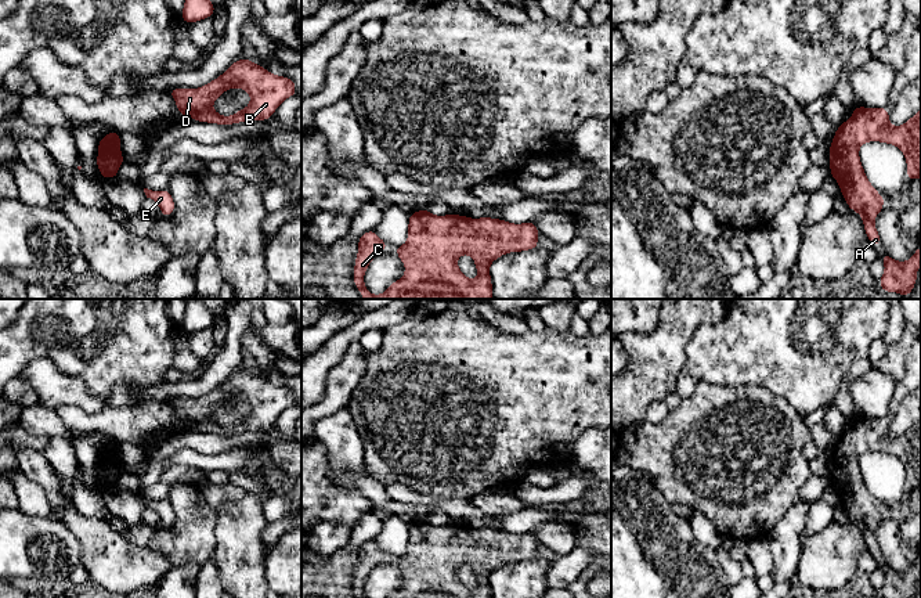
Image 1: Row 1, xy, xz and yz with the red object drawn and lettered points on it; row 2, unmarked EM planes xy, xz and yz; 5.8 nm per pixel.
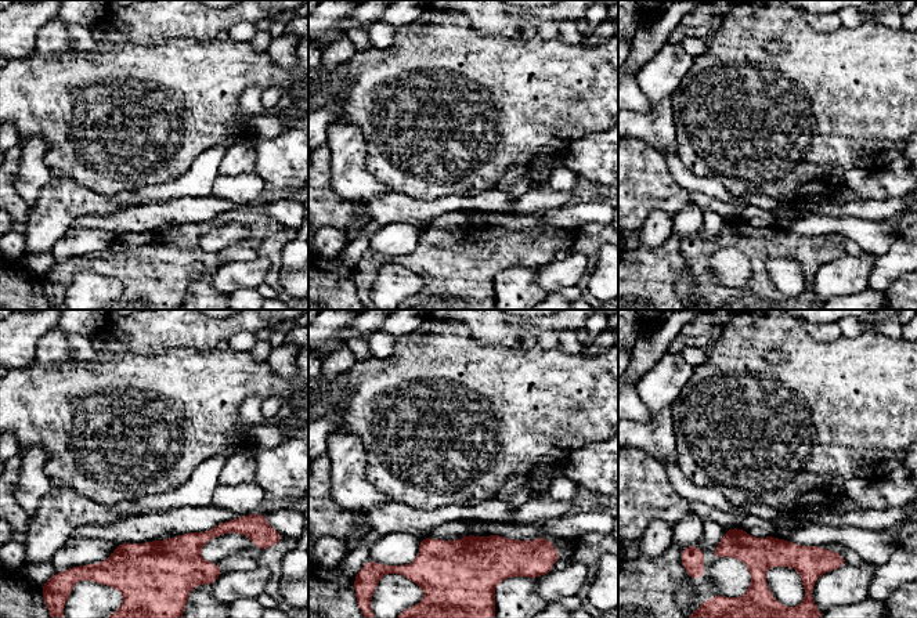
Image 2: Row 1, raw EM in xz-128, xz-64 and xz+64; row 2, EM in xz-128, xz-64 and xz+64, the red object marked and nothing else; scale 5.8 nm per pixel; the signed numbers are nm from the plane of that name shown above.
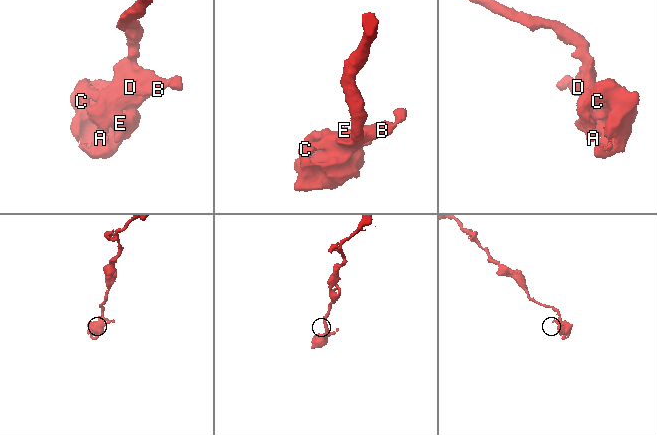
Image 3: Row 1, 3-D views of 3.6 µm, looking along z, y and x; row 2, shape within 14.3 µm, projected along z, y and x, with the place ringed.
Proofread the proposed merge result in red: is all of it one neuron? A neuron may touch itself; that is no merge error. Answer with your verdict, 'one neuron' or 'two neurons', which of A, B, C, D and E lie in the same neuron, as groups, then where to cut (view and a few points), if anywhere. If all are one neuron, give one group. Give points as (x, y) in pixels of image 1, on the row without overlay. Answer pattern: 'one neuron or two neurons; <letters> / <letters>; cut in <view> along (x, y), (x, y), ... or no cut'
one neuron; A B C D E; no cut

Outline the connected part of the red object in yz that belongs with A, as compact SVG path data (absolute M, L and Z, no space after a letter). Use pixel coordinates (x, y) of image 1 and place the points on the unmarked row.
M855 417L852 428L845 431L830 454L830 480L841 498L849 519L857 522L868 551L878 556L880 544L874 527L881 523L885 508L867 490L859 468L859 458L868 451L896 455L906 468L906 489L921 490L921 418L902 436L892 436L885 417Z

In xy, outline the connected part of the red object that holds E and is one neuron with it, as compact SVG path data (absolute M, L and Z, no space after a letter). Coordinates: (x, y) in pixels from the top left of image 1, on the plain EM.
M144 498L144 502L147 508L154 509L159 518L160 518L160 525L163 526L171 526L174 522L174 511L169 500L162 500L162 501L152 501L148 498Z

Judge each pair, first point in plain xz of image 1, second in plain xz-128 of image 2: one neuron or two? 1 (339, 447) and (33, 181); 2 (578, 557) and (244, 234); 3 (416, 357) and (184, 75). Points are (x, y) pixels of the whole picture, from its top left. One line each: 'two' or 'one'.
1: one
2: two
3: one

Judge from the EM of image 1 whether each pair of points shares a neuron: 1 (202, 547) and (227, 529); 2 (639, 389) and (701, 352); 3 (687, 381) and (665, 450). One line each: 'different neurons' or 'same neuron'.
1: different neurons
2: different neurons
3: different neurons

